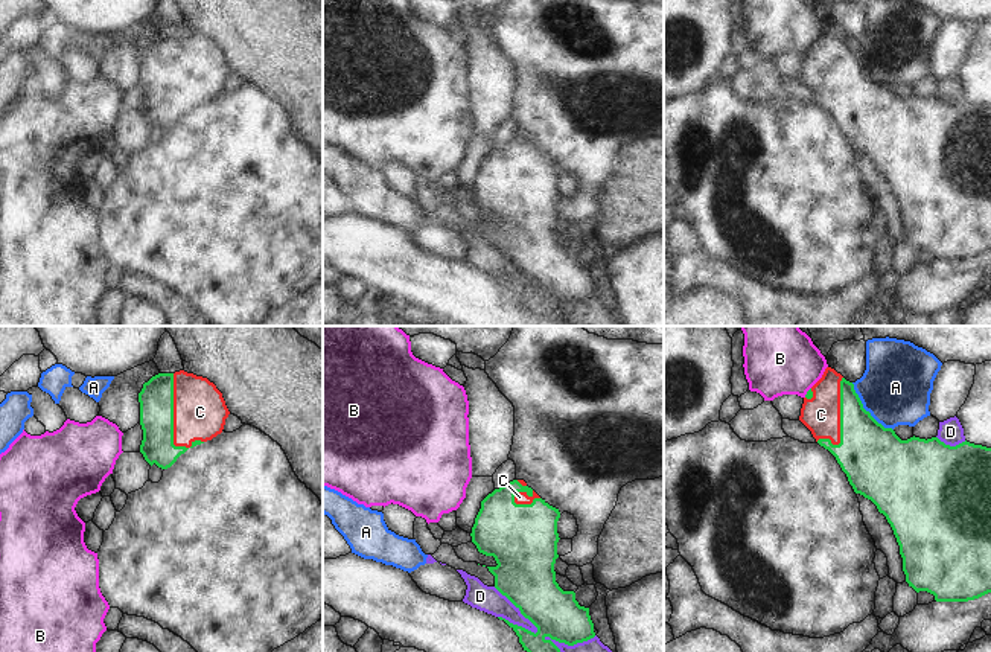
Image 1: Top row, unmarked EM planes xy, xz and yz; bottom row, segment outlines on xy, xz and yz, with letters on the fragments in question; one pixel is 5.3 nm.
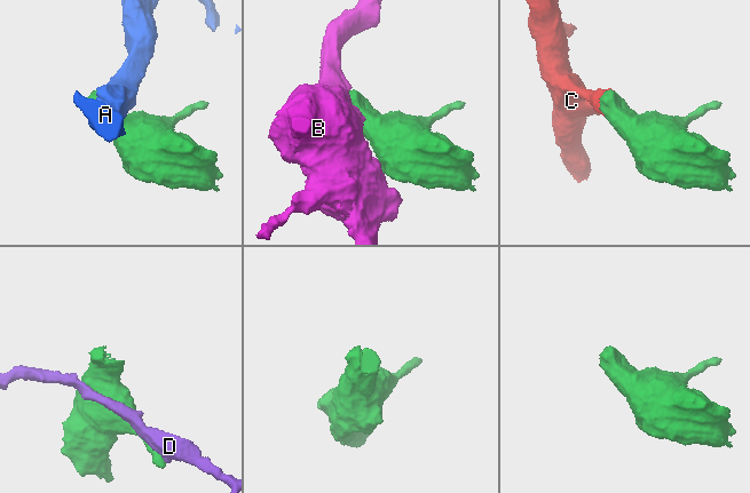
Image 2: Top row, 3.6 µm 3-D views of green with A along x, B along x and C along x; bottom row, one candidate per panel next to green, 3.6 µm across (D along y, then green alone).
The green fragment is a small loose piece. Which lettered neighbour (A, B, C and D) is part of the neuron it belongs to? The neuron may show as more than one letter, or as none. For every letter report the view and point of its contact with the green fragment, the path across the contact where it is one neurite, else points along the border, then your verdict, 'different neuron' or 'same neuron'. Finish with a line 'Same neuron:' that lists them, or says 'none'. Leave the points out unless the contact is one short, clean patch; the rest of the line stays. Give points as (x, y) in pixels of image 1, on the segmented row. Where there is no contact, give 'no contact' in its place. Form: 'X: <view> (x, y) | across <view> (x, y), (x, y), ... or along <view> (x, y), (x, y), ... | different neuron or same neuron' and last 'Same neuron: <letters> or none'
A: yz (865, 410) | different neuron
B: yz (807, 392) | along yz (810, 387), (804, 396) | different neuron
C: xy (172, 416) | same neuron
D: xz (519, 610) | different neuron
Same neuron: C

